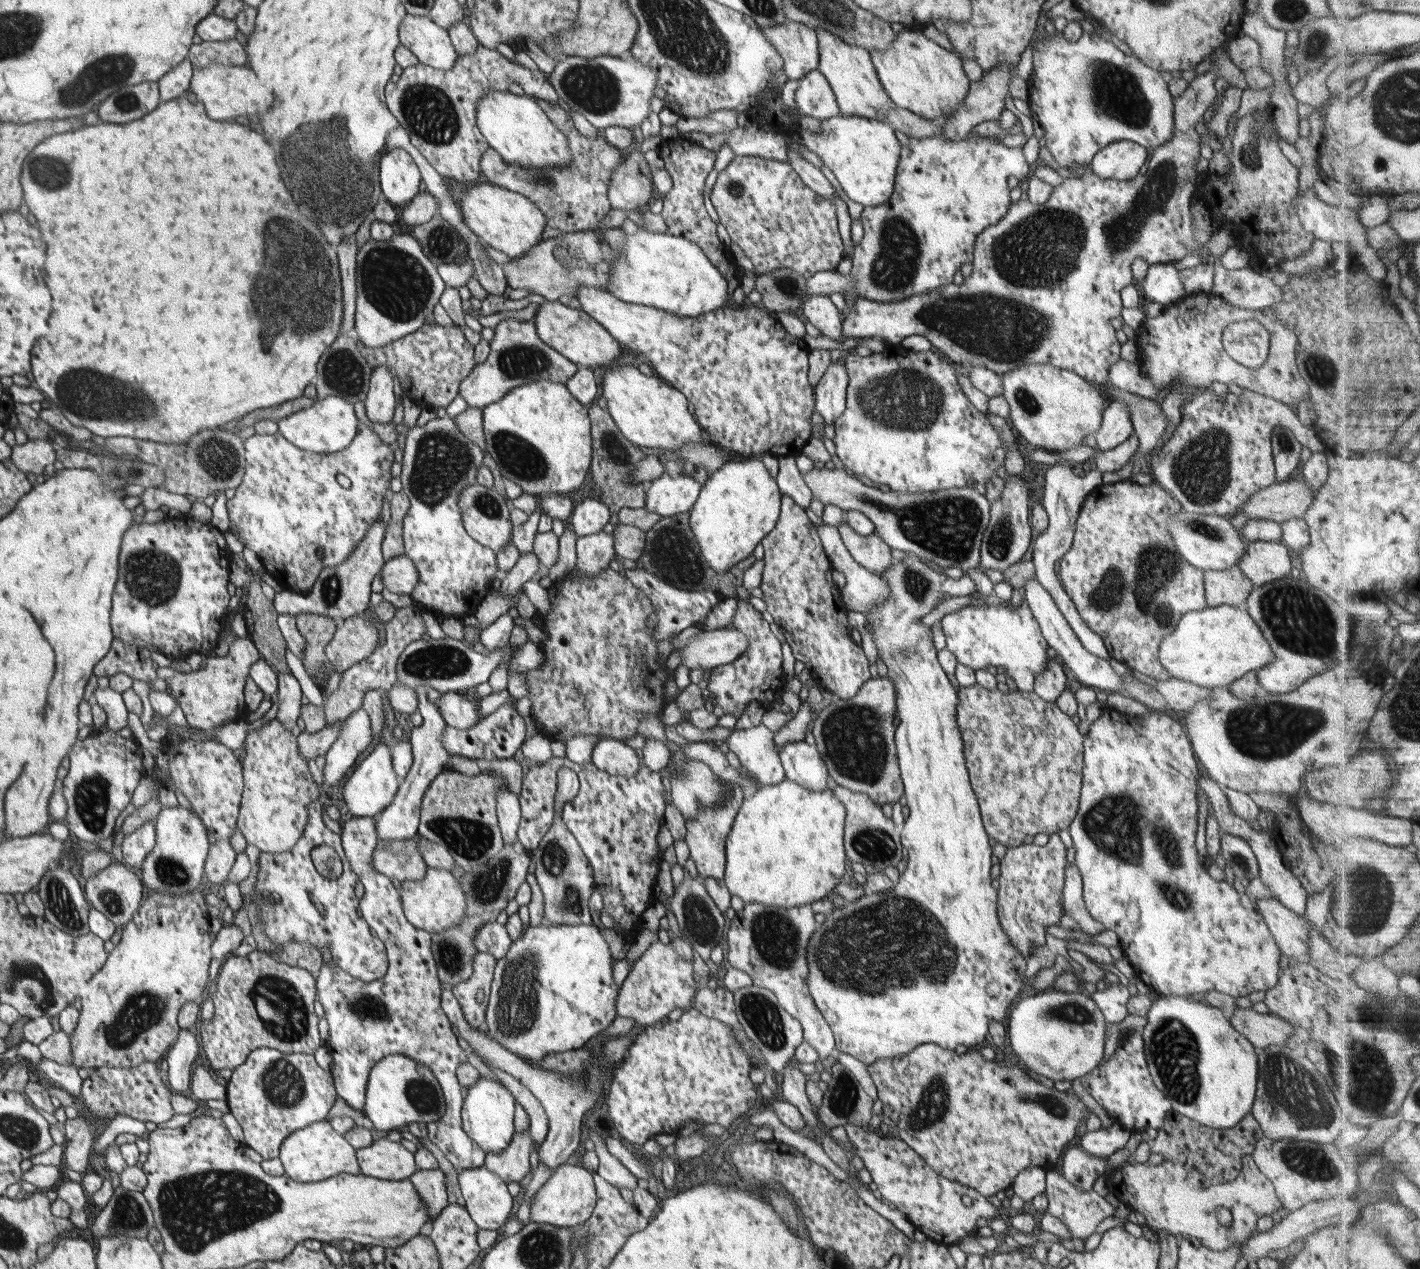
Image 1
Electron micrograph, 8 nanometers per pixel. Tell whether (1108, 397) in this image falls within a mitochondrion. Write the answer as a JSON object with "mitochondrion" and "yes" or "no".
{"mitochondrion":"no"}

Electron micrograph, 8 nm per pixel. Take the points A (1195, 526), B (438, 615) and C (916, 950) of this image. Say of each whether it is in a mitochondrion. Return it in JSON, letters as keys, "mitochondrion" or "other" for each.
{"A":"mitochondrion","B":"other","C":"mitochondrion"}

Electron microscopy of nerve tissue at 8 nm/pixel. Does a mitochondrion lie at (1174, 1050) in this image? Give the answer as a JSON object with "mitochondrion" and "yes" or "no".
{"mitochondrion":"yes"}

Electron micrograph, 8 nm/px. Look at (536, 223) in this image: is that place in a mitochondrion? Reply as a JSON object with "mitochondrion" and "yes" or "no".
{"mitochondrion":"no"}

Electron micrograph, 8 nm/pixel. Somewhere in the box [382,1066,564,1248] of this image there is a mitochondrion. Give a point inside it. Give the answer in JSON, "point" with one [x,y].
{"point":[423,1094]}

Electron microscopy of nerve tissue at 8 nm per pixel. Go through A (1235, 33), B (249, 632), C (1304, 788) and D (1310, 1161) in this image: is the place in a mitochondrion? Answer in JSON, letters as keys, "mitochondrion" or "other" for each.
{"A":"other","B":"other","C":"other","D":"mitochondrion"}

